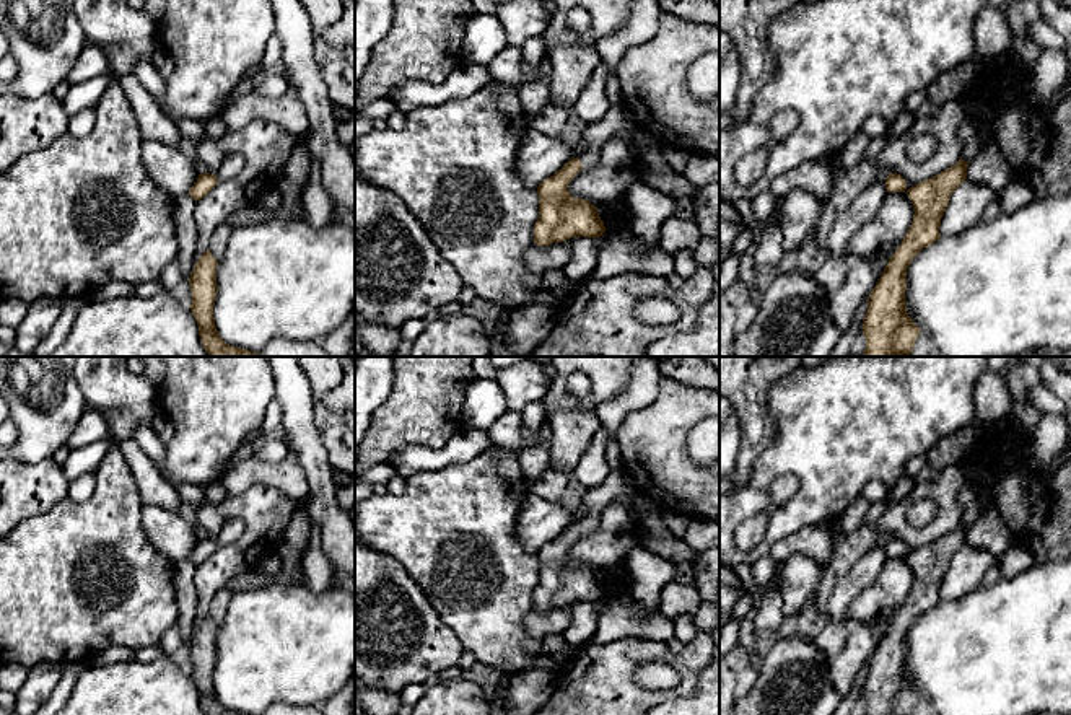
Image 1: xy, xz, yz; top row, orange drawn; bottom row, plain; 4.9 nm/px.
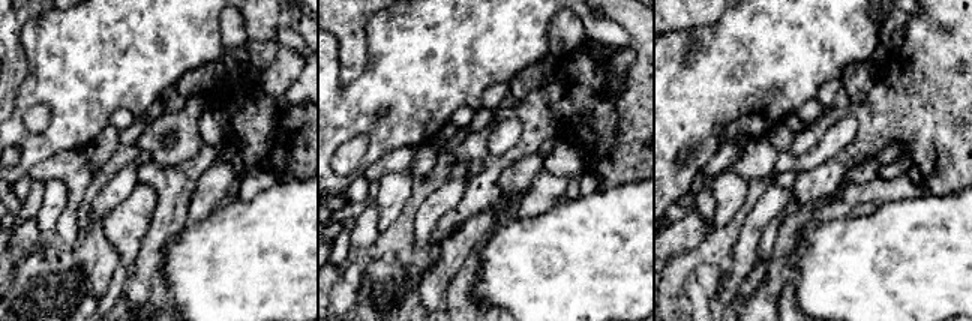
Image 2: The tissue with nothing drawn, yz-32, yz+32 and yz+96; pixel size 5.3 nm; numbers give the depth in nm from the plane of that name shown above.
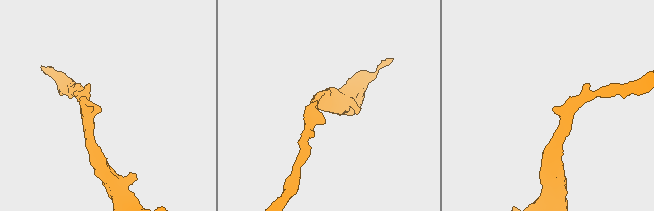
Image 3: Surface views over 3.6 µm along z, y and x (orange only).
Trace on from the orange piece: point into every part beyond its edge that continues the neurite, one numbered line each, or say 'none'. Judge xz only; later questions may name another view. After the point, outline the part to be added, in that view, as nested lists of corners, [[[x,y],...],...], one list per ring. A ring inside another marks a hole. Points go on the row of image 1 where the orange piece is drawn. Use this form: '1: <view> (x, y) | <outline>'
1: xz (619, 118) | [[[625,101],[612,104],[601,121],[584,130],[588,150],[579,156],[583,169],[592,169],[599,163],[601,147],[623,130],[638,129],[638,124]]]

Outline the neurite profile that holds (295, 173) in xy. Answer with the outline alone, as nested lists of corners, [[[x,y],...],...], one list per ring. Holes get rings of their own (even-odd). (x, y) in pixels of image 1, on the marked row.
[[[298,142],[277,181],[282,195],[280,207],[269,212],[260,208],[257,202],[251,204],[228,217],[226,222],[231,230],[257,225],[272,218],[304,218],[303,191],[311,173],[311,160],[313,156],[306,143]]]

